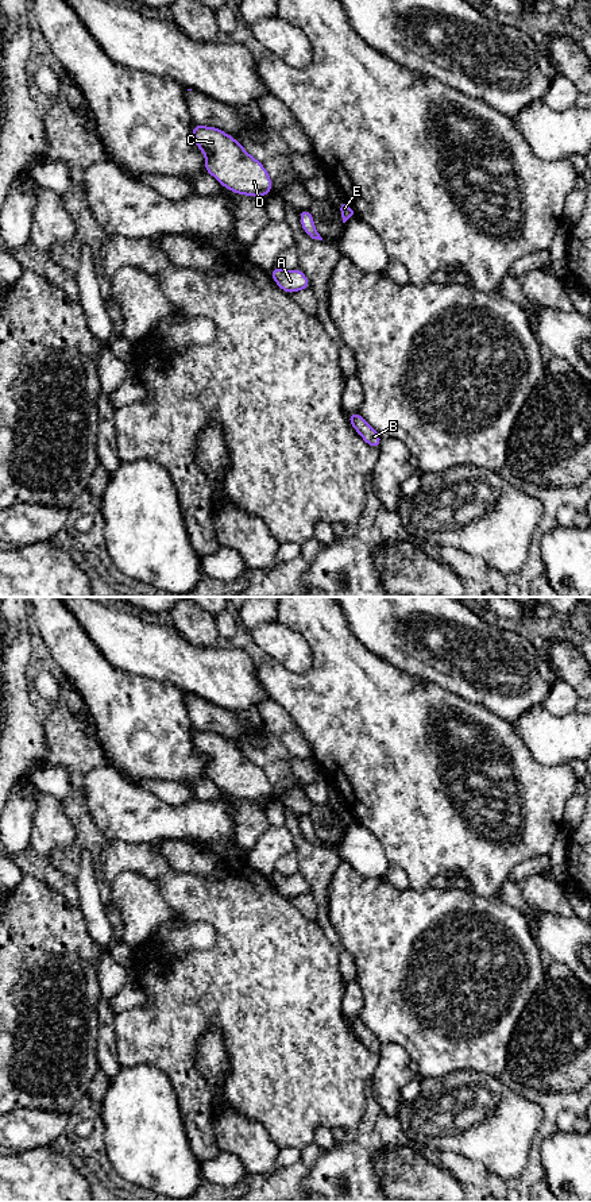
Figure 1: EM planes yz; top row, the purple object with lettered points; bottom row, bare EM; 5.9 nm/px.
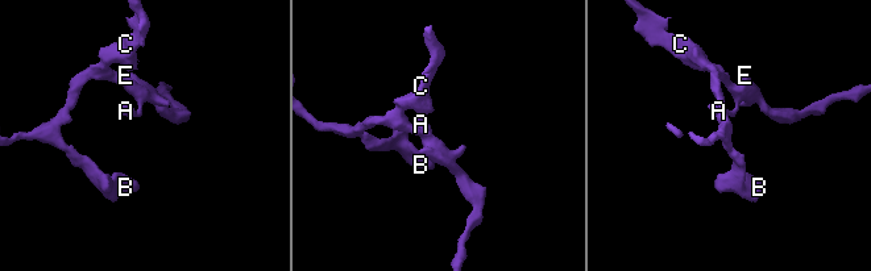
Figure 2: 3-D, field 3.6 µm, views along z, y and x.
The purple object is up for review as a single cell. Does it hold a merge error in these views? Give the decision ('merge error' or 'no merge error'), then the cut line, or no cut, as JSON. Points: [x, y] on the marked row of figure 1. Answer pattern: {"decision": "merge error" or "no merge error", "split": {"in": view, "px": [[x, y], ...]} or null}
{"decision": "no merge error", "split": null}

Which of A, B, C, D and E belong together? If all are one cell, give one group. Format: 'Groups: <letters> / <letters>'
Groups: A B C D E

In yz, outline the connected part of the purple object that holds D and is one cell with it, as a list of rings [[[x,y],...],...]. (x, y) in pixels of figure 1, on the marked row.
[[[193,124],[192,132],[197,147],[205,154],[205,172],[223,186],[254,197],[271,193],[267,170],[236,139],[216,127]]]

